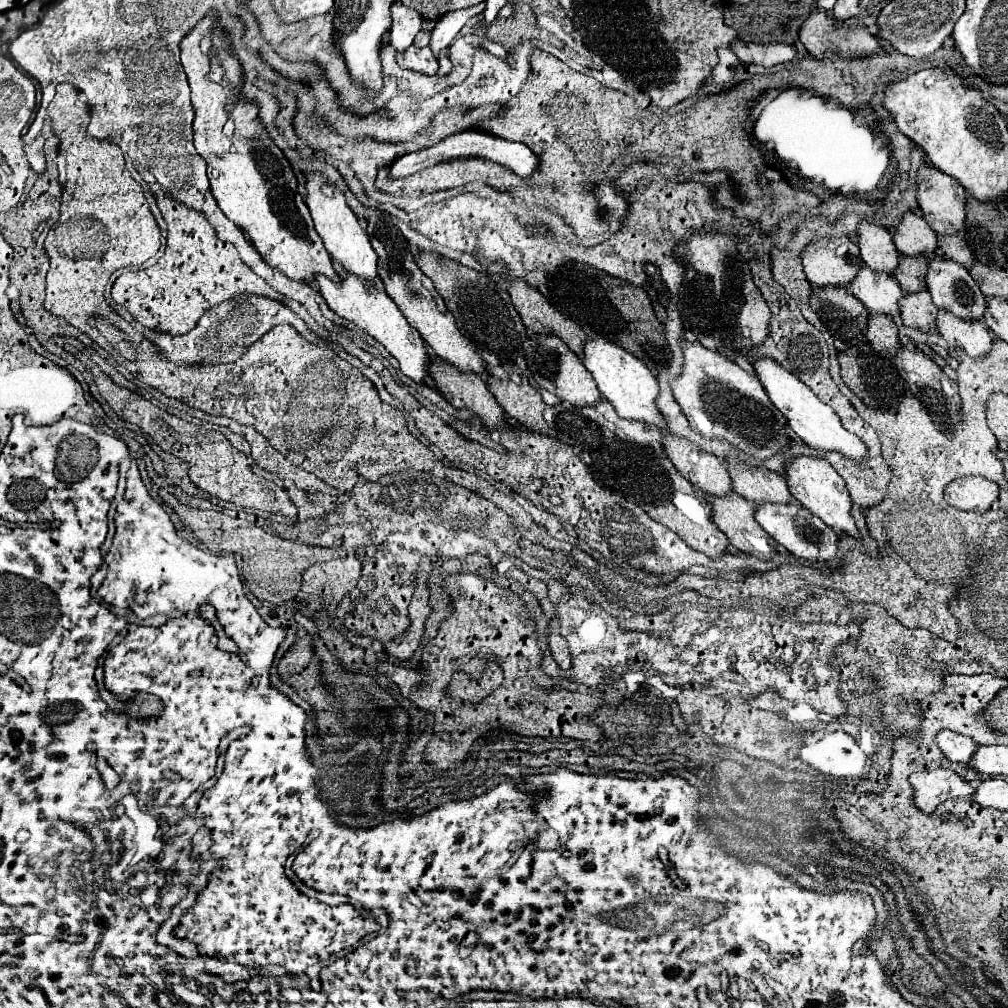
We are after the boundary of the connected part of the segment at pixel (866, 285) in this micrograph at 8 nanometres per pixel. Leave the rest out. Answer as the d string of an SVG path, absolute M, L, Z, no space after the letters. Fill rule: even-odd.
M861 268L855 282L849 286L851 294L863 302L867 312L871 314L899 314L899 300L903 298L899 282L883 272L875 272L871 268Z

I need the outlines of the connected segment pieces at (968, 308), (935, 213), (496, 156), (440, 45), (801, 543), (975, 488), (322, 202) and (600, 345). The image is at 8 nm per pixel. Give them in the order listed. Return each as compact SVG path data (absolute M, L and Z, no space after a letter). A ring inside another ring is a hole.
M929 260L927 286L935 306L951 312L957 318L973 322L981 320L987 312L987 300L979 290L979 284L971 280L967 268L961 268L953 260Z
M929 164L919 168L917 182L919 182L919 206L921 206L921 212L923 212L923 218L927 220L927 224L939 236L959 234L965 228L965 216L967 216L967 212L965 212L965 208L967 208L965 188L955 178L943 174L941 170L937 170Z
M461 132L461 134L455 134L455 136L449 136L445 140L441 140L439 144L427 148L427 150L421 150L421 152L411 152L411 154L405 154L405 156L399 156L391 166L389 166L389 178L405 178L405 176L411 176L415 172L421 172L425 168L431 168L435 164L441 164L441 162L451 162L451 160L457 160L457 158L485 158L485 160L491 160L491 162L497 162L497 164L503 164L507 168L511 168L517 176L529 180L537 168L539 168L539 156L533 154L525 144L519 144L519 142L509 142L509 140L503 140L503 138L493 138L491 134L487 132Z
M477 4L471 8L463 8L463 10L455 10L455 12L447 12L445 16L441 16L437 20L437 26L431 32L431 42L429 48L435 54L435 58L439 58L439 54L443 50L449 48L449 44L453 42L453 38L459 34L459 30L465 26L465 22L471 16L477 16L485 10L485 4Z
M793 500L793 504L761 504L761 506L757 506L755 518L763 526L763 530L767 530L767 534L773 540L777 540L777 544L785 546L791 554L795 554L799 558L825 564L837 554L839 536L827 524L823 524L819 518L809 514L801 504L795 504L795 500Z
M957 478L945 488L945 500L959 508L959 510L971 510L971 512L987 512L991 504L999 498L999 484L987 480L987 478Z
M319 174L309 176L305 188L307 188L307 200L305 202L307 202L309 210L311 210L315 230L319 232L329 256L339 266L343 266L347 272L359 276L363 280L363 284L367 286L367 290L377 288L381 284L381 276L377 272L377 252L371 248L369 236L361 228L357 216L347 208L343 192L337 190L333 184L325 184L325 180Z
M597 336L597 338L589 338L589 342L585 344L583 364L593 374L601 394L613 404L619 418L643 422L645 426L655 426L659 432L667 432L667 428L669 428L667 420L655 404L655 400L659 396L659 384L657 384L655 376L651 374L651 370L639 358L635 358L633 354L625 352L623 348Z

